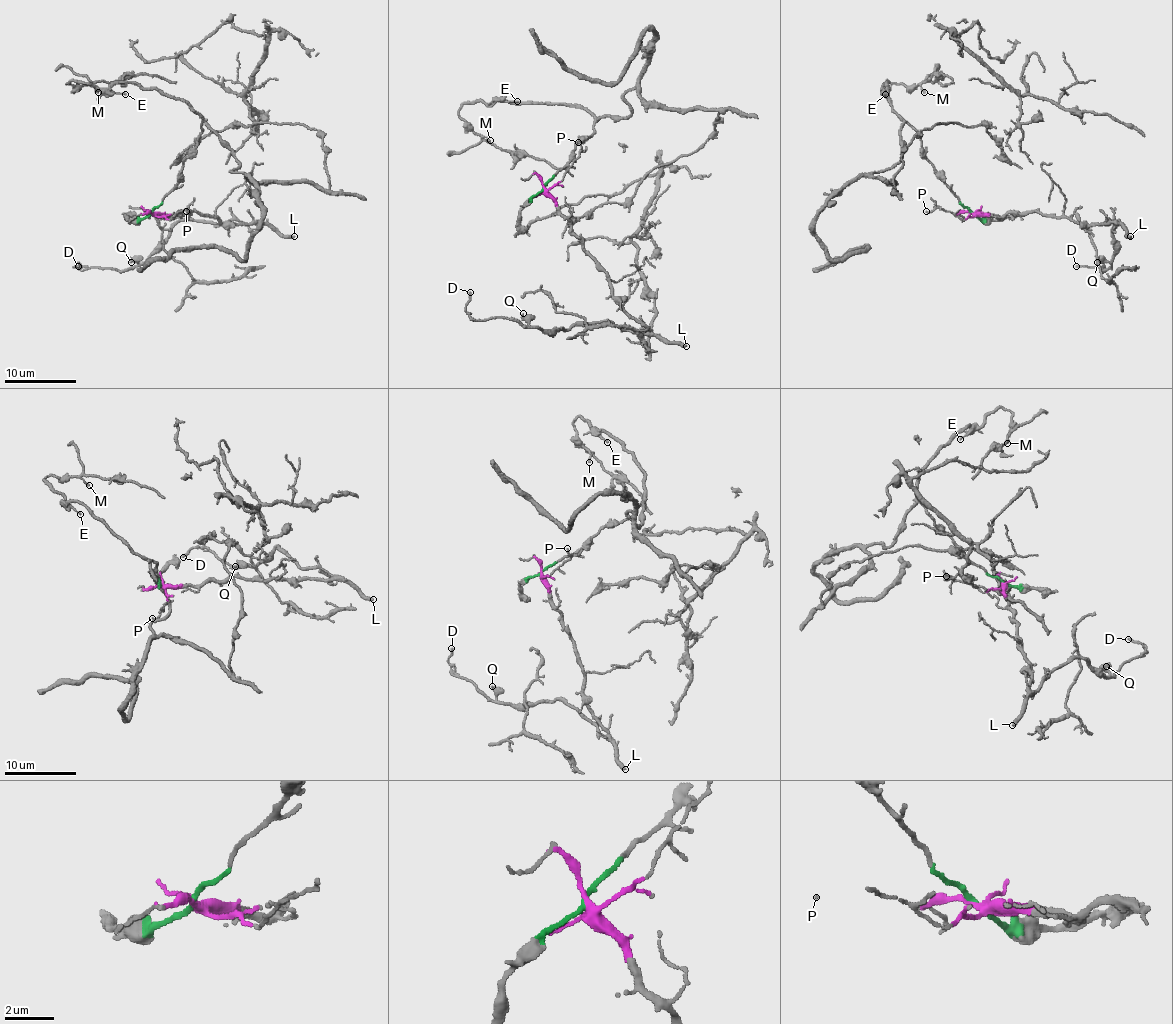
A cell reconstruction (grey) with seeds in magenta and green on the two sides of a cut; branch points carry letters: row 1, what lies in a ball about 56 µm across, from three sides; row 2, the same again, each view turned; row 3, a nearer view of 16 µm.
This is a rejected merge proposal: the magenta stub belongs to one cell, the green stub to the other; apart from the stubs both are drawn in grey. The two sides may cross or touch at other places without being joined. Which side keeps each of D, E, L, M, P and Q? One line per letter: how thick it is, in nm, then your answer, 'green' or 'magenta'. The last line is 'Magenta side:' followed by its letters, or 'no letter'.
D: 140 nm thick; magenta
E: 110 nm thick; green
L: 340 nm thick; magenta
M: 130 nm thick; green
P: 110 nm thick; magenta
Q: 280 nm thick; magenta
Magenta side: D, L, P, Q

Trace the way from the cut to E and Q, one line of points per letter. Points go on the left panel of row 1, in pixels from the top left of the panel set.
E: (152, 212), (175, 186), (202, 132), (202, 118), (186, 102), (155, 89), (130, 82), (111, 87), (125, 94)
Q: (152, 212), (173, 216), (196, 211), (221, 223), (250, 225), (253, 221), (180, 219), (148, 257), (130, 262)

